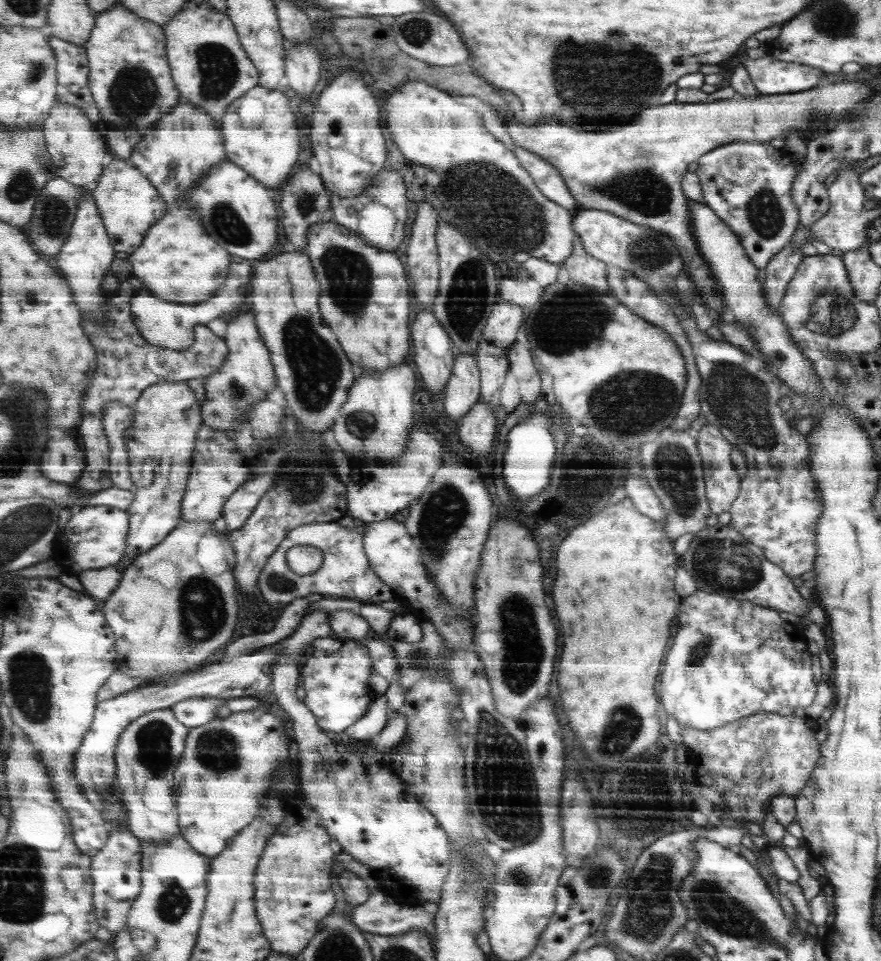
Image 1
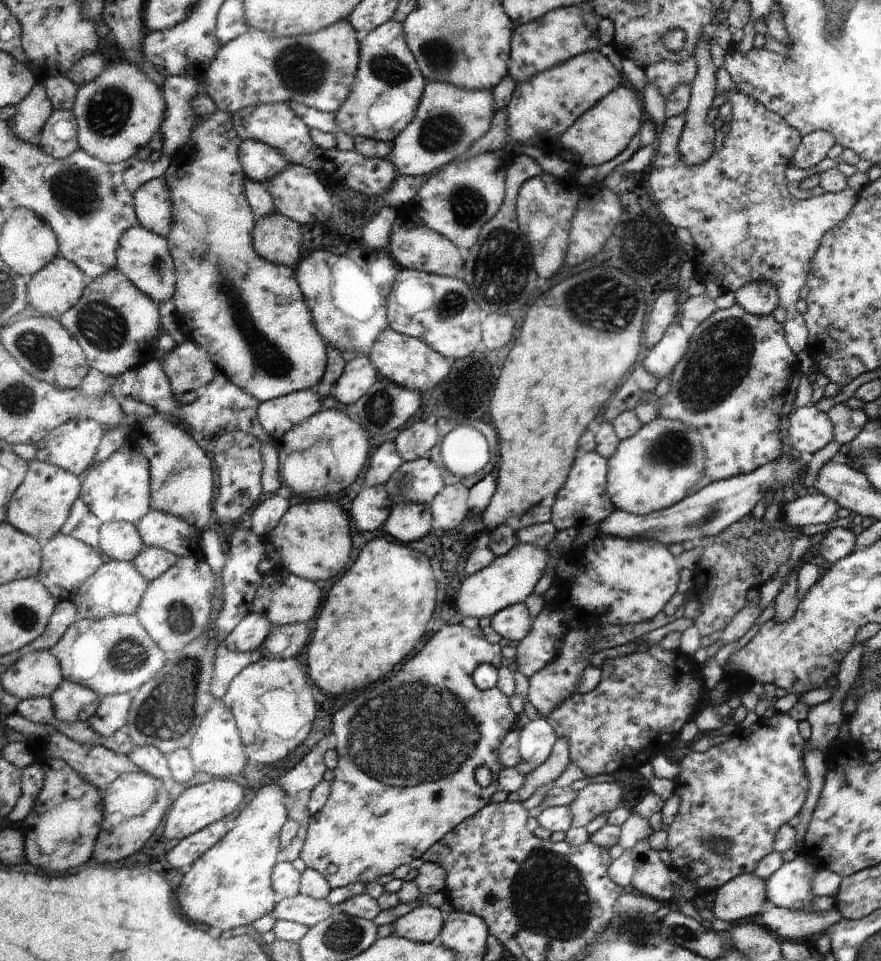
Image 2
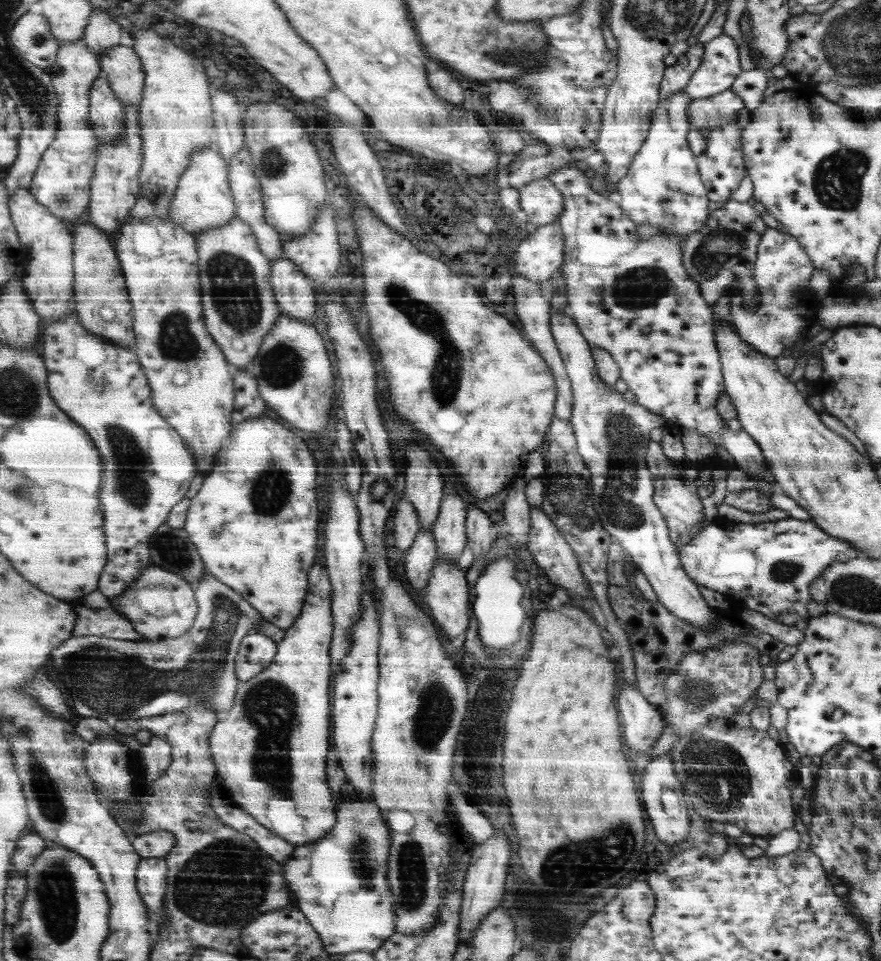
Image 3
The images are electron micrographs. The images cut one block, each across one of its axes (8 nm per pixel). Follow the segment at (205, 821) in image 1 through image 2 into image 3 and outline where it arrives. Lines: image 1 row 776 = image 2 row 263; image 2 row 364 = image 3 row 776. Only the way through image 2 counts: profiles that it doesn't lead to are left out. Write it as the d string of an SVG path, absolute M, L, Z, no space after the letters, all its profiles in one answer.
M321 536L321 550L319 550L319 556L317 556L317 562L315 566L311 568L309 572L309 596L307 596L307 602L305 602L305 610L301 614L301 618L293 624L293 628L287 630L287 638L279 644L279 654L275 658L275 662L263 670L259 676L255 676L251 682L241 682L241 688L237 692L237 704L233 706L233 710L229 714L225 714L221 718L221 722L217 724L217 728L213 730L213 736L211 736L211 752L213 752L213 760L215 760L215 766L217 766L217 784L223 788L223 790L229 790L231 794L237 794L237 798L233 800L239 808L243 808L247 814L255 816L255 820L263 826L267 826L269 830L273 830L275 834L283 836L285 840L293 842L295 848L297 846L305 846L309 842L317 842L325 836L329 836L329 832L335 828L337 824L337 802L333 798L333 790L329 788L329 782L327 782L327 754L329 754L329 732L331 732L331 638L335 638L335 616L331 612L331 598L335 596L333 592L333 586L331 586L331 576L327 574L327 552L323 550L325 548L325 536Z

